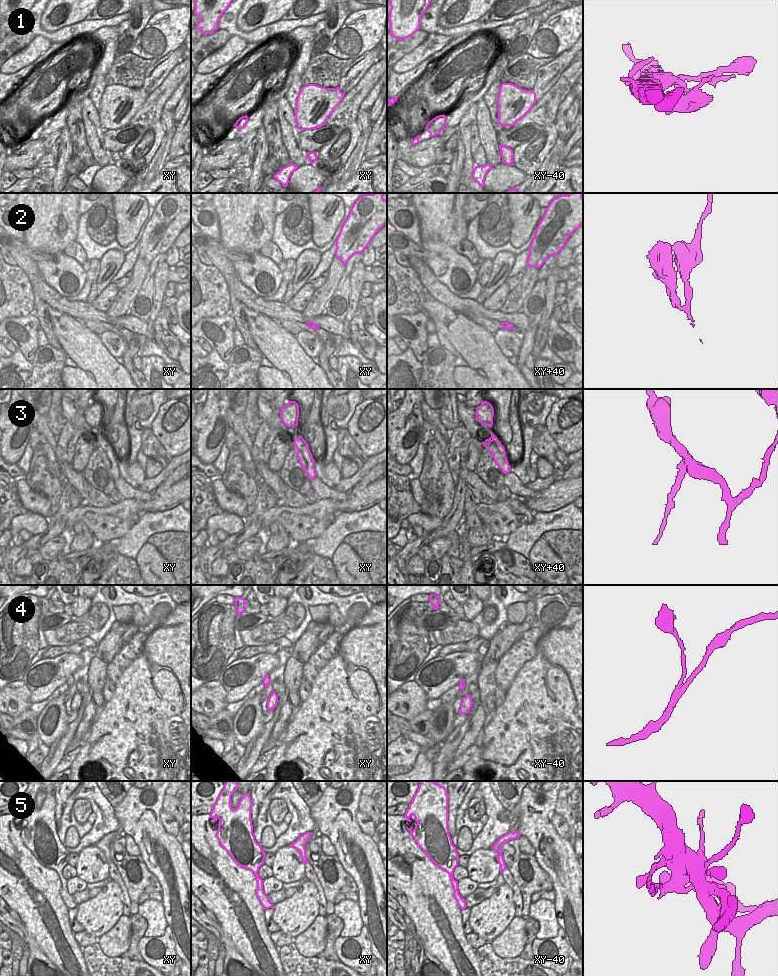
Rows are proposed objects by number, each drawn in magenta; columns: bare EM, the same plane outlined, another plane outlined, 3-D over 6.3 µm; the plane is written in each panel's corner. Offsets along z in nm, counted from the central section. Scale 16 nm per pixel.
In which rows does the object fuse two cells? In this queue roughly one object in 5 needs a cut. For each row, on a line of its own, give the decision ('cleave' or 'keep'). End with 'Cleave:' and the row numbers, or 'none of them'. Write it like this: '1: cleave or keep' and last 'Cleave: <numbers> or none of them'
1: keep
2: cleave
3: cleave
4: keep
5: cleave
Cleave: 2, 3, 5

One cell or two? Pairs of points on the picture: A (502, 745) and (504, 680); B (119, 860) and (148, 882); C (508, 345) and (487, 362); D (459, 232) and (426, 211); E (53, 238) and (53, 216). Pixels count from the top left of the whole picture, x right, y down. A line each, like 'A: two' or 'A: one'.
A: two
B: one
C: two
D: one
E: one

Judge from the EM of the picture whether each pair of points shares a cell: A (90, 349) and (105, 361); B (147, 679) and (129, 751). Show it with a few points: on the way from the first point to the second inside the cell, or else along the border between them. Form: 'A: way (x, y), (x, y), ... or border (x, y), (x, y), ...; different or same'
A: way (94, 353), (101, 360); same
B: way (147, 697), (147, 715), (130, 733); same

